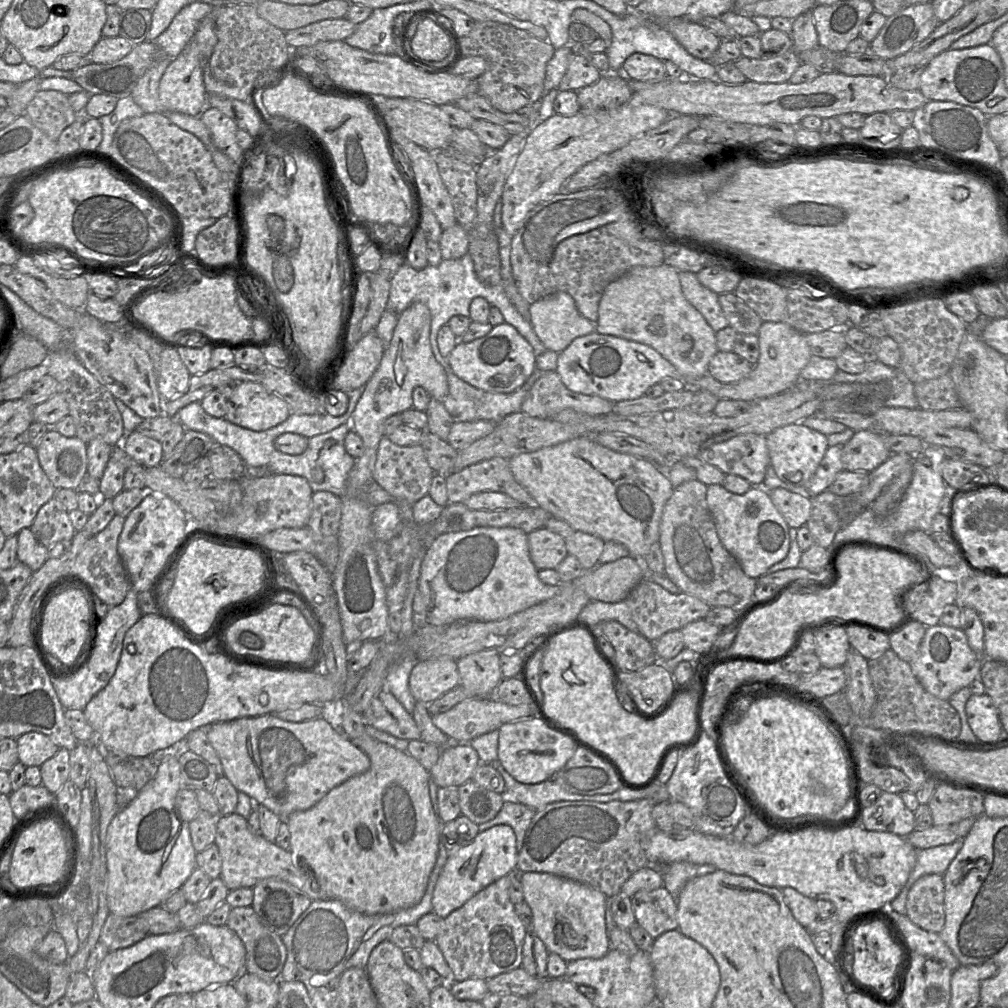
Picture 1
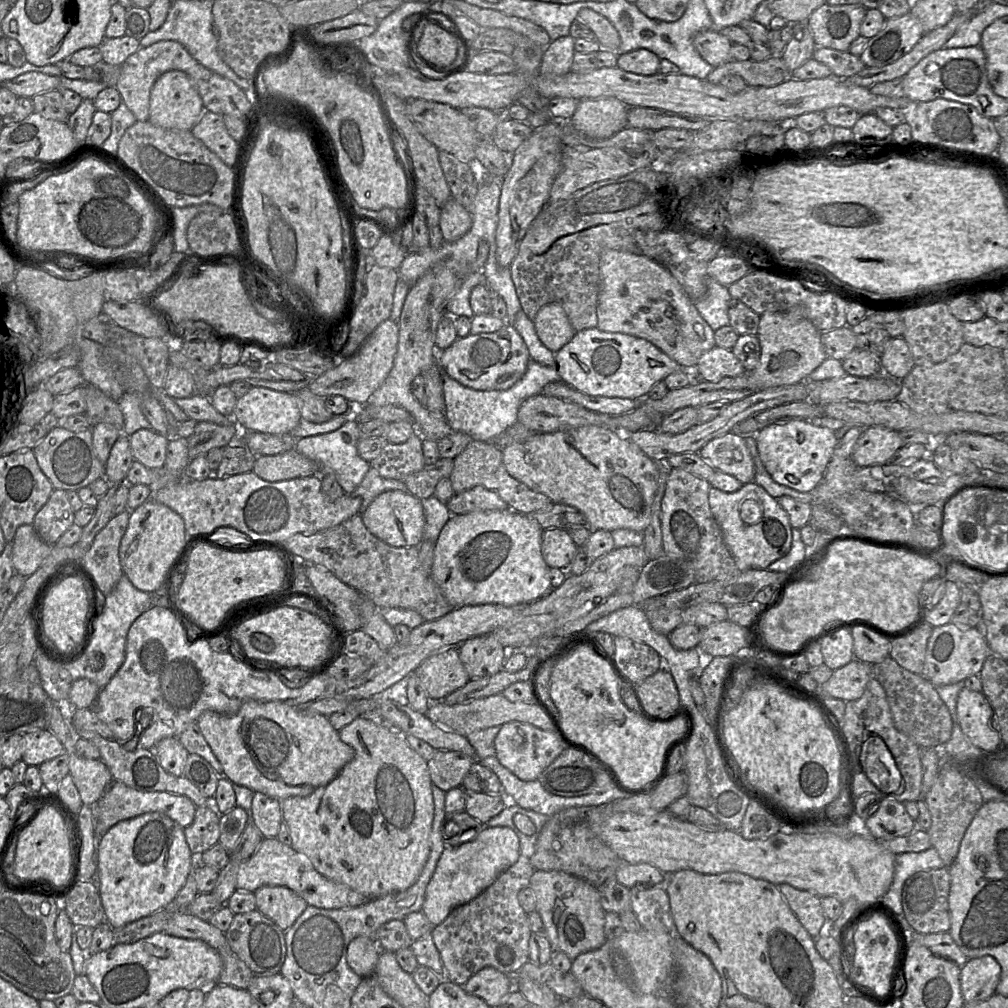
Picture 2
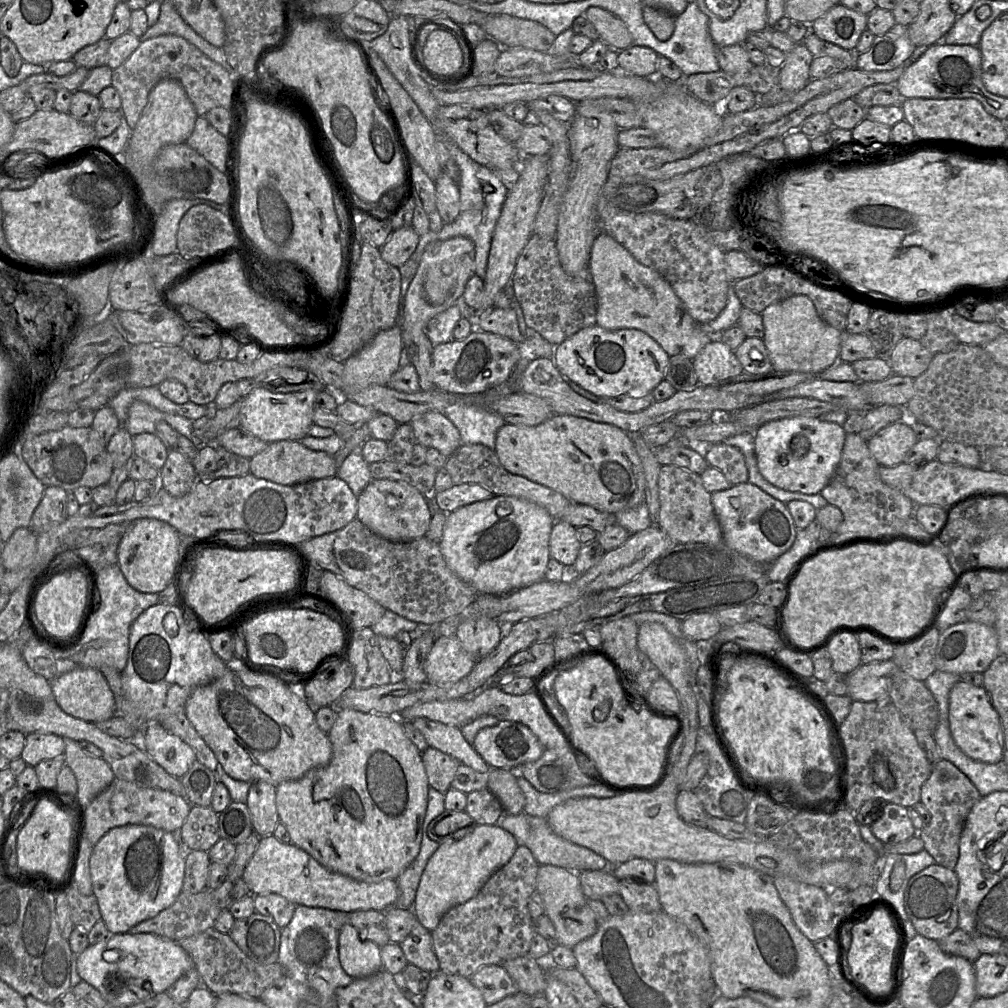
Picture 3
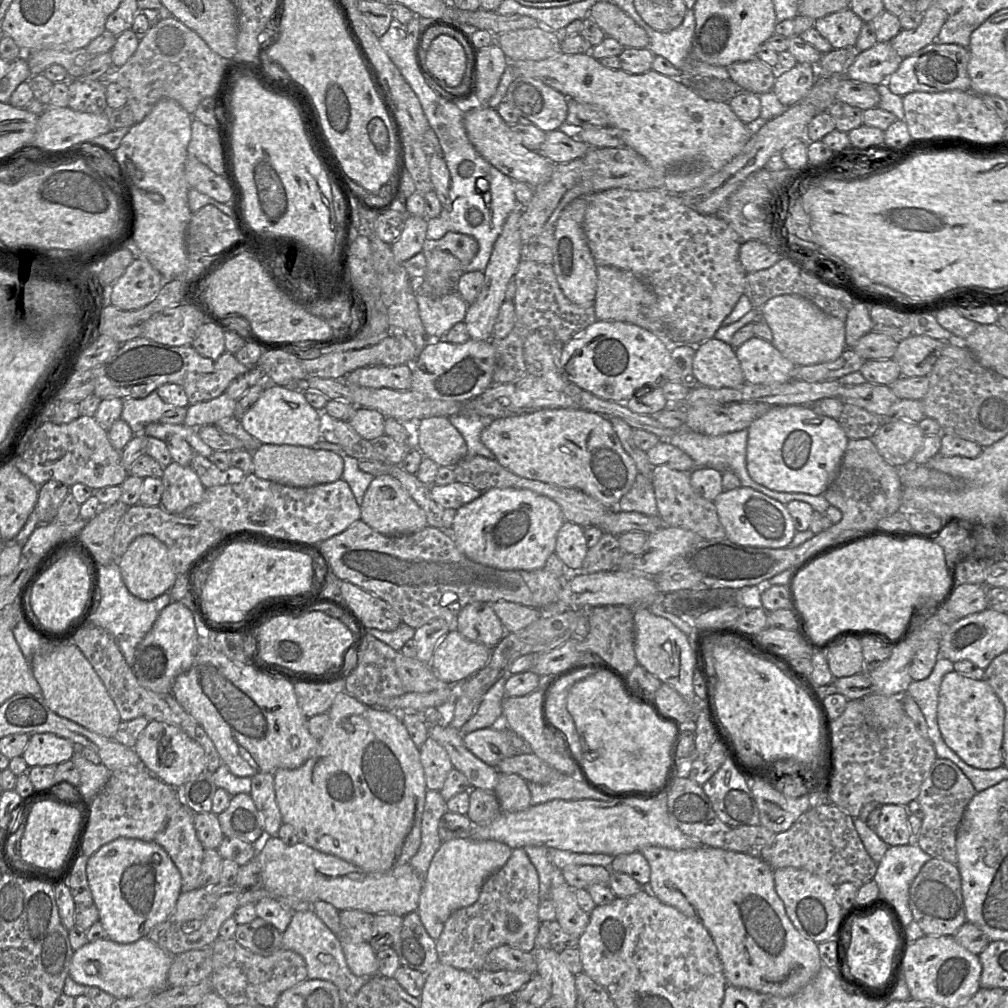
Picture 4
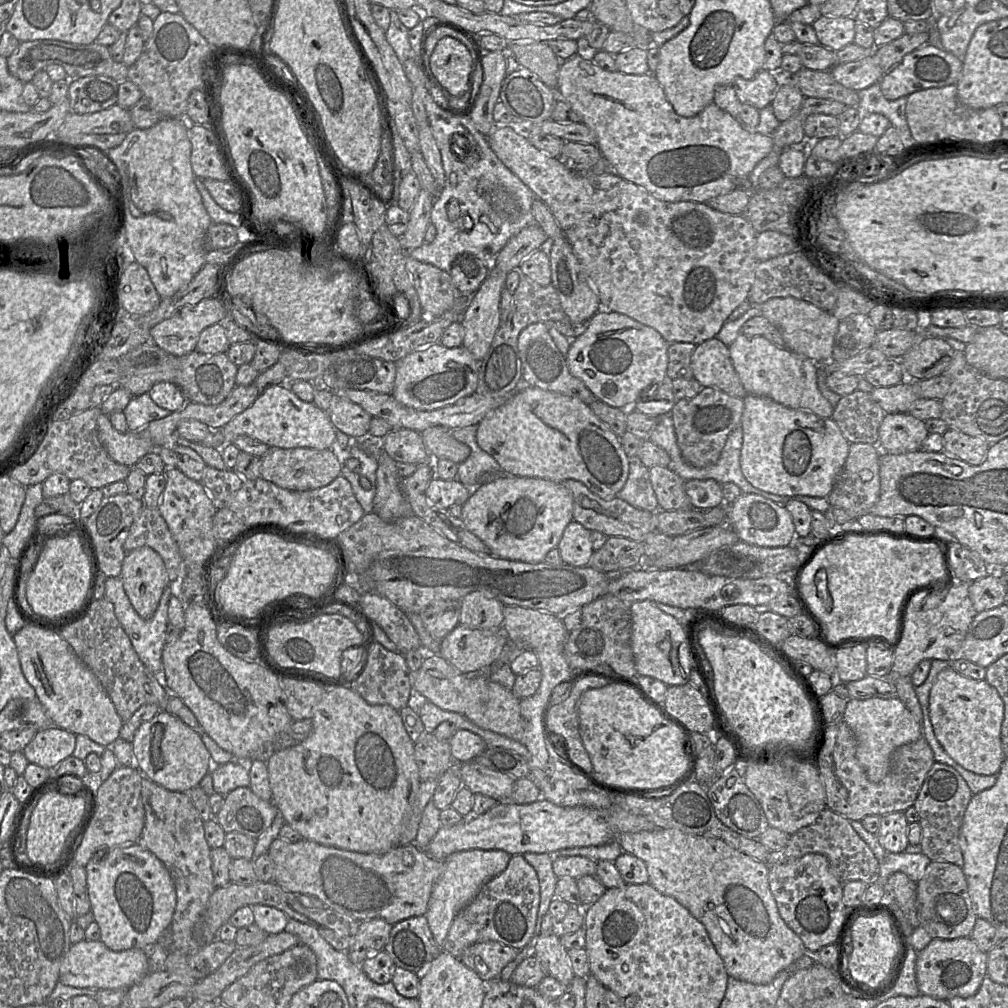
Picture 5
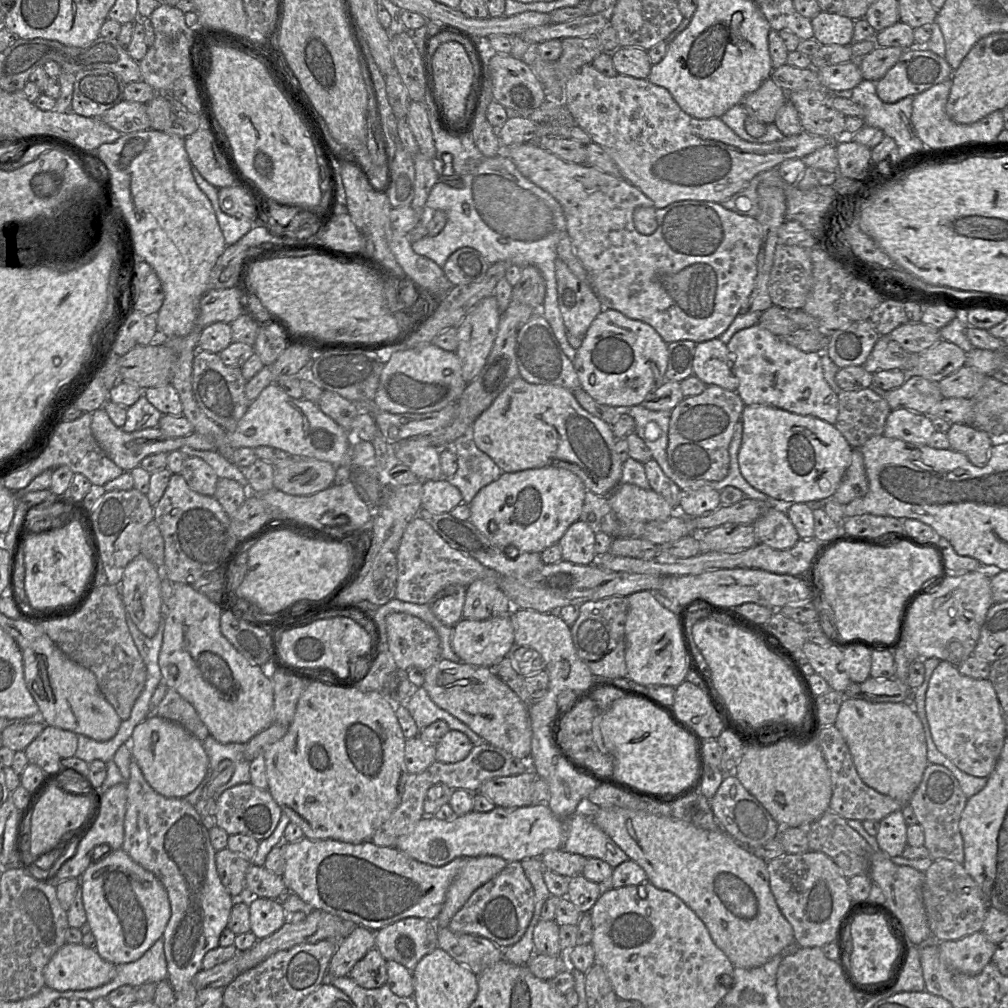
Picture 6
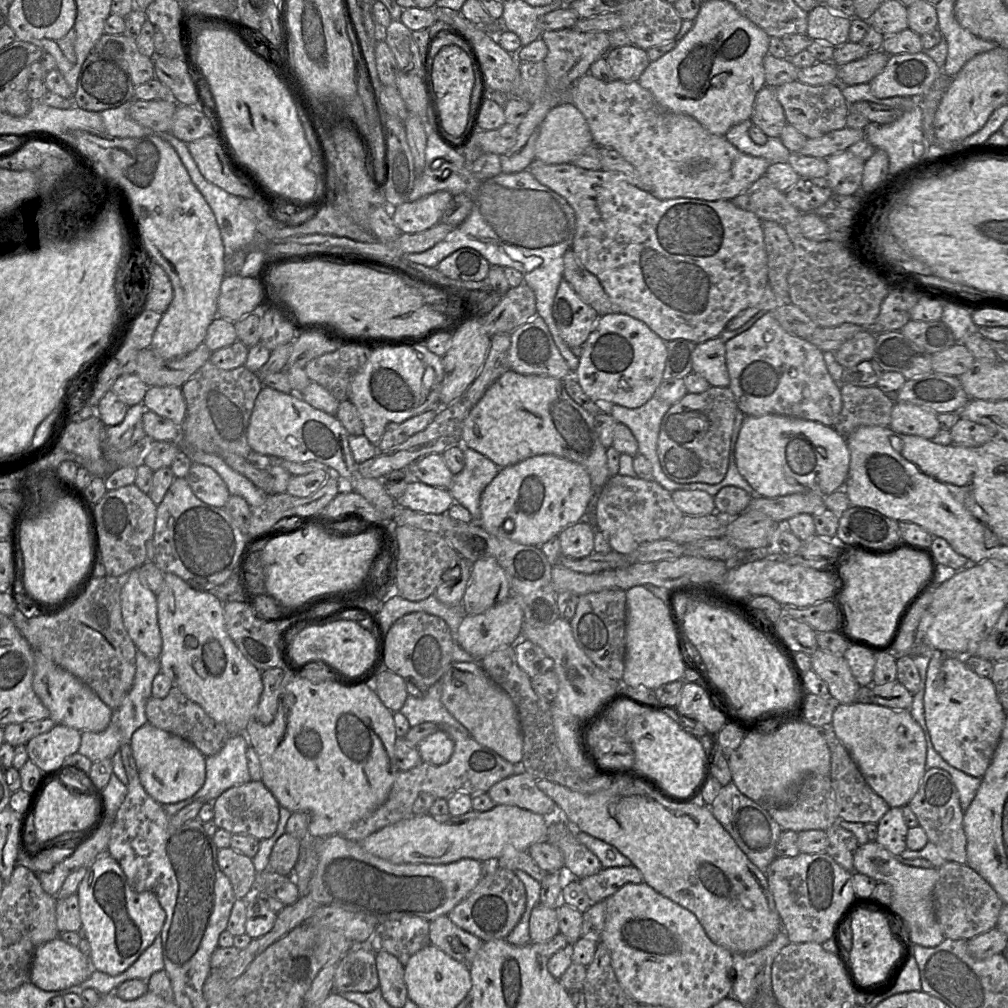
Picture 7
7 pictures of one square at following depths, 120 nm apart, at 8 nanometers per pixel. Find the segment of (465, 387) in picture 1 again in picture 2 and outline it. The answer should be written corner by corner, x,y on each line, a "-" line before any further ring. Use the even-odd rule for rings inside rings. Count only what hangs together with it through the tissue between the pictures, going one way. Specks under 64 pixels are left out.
440,352
435,353
435,363
439,368
445,401
445,418
452,431
469,435
473,440
490,442
517,422
521,404
528,398
541,393
543,387
560,381
556,366
545,366
530,359
523,377
507,390
478,391
468,388
451,378
440,363

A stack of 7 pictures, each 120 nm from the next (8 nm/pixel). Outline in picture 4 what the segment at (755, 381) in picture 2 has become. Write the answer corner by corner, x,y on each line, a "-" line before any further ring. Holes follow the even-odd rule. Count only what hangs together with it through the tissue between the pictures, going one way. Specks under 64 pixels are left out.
779,295
760,308
760,317
772,331
772,344
795,366
808,366
838,359
847,348
845,321
823,312
811,301
799,295

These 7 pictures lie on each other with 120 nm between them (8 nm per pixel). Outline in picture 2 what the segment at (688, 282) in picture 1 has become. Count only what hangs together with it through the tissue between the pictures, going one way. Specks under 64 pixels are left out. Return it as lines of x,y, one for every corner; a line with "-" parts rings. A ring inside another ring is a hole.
708,278
706,293
697,300
692,300
703,319
713,331
729,325
728,304
731,299
728,286
713,278

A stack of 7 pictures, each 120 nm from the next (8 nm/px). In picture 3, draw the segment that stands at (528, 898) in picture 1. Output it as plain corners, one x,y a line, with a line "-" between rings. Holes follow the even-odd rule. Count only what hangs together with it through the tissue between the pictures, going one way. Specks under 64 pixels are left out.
540,865
536,877
536,890
544,903
544,914
554,924
557,945
573,948
580,941
596,933
599,925
582,891
578,872
554,865

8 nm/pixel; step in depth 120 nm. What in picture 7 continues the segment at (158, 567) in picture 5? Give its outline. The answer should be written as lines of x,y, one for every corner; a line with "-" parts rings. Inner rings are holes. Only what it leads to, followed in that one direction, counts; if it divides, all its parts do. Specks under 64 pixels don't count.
138,570
122,579
120,595
125,629
137,650
150,659
159,659
162,651
157,617
157,598
139,580

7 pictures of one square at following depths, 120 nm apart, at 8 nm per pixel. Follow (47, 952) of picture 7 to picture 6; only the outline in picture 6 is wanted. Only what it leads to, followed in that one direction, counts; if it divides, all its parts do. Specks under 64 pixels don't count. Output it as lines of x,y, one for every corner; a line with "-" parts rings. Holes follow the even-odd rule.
65,943
43,970
45,986
57,991
88,990
111,981
116,965
103,960
95,949

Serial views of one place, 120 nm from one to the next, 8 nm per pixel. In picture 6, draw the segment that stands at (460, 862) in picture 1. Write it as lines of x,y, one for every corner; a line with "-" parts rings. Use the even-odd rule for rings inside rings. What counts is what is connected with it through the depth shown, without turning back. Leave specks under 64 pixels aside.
479,856
467,858
464,867
454,879
446,893
442,910
434,920
436,927
448,927
451,919
468,901
473,892
496,877
507,866
507,864
506,860
498,856

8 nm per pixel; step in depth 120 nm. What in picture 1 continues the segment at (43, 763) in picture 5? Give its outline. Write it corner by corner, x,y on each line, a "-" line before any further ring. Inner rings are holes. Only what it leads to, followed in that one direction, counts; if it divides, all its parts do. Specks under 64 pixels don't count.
27,732
16,740
19,761
26,767
40,767
60,749
50,737
40,732

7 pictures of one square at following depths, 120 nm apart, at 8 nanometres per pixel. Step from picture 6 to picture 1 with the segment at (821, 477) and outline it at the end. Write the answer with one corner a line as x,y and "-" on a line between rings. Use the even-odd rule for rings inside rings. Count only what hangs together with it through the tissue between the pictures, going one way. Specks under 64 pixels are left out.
802,422
779,427
766,435
770,465
777,477
785,483
804,486
814,475
827,450
827,436
805,426

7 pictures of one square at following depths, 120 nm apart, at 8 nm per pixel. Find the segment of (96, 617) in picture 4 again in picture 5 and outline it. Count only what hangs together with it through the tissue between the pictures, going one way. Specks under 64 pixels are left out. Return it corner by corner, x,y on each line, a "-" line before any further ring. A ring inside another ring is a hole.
109,577
105,581
105,598
114,606
114,613
141,662
155,675
162,674
162,651
168,635
168,602
172,596
171,588
166,586
159,605
150,619
142,619
133,608
123,588
120,577

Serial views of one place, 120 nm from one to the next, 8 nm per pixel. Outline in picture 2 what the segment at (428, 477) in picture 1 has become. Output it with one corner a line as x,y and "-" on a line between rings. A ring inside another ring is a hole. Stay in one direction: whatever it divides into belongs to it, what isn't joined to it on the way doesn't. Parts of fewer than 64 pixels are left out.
418,432
401,444
385,443
380,454
370,462
370,467
380,476
395,480
404,480
424,466
422,436

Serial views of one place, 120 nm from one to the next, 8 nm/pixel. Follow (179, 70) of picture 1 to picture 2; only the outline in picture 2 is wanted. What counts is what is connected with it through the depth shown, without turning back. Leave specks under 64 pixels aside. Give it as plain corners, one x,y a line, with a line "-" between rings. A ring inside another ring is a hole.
182,71
163,73
151,88
148,121
153,125
191,130
204,110
203,100
195,85

